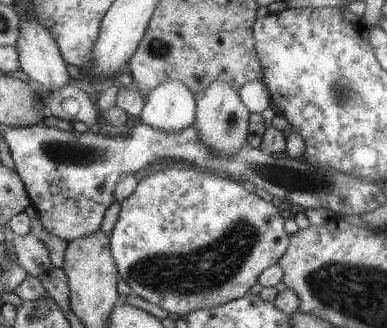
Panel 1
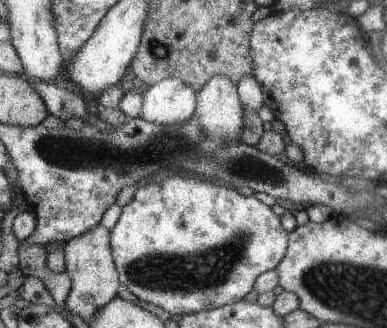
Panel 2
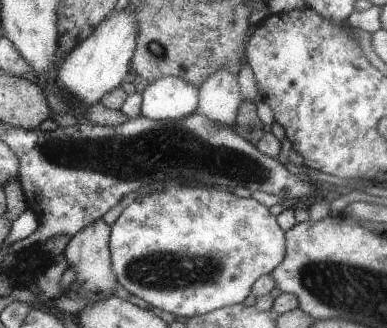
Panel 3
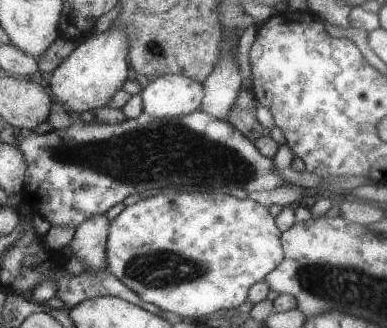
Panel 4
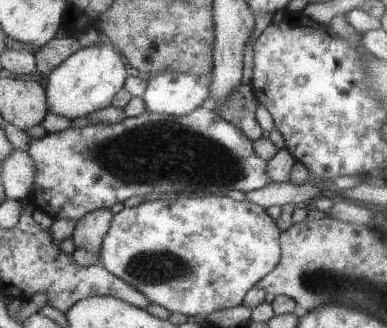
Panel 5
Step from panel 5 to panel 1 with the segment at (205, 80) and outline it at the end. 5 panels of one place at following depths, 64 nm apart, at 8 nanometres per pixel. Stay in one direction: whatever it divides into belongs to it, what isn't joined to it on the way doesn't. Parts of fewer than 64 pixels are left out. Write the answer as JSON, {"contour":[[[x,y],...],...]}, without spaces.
{"contour":[[[177,80],[163,82],[147,94],[139,122],[163,132],[183,132],[195,122],[197,96]]]}

